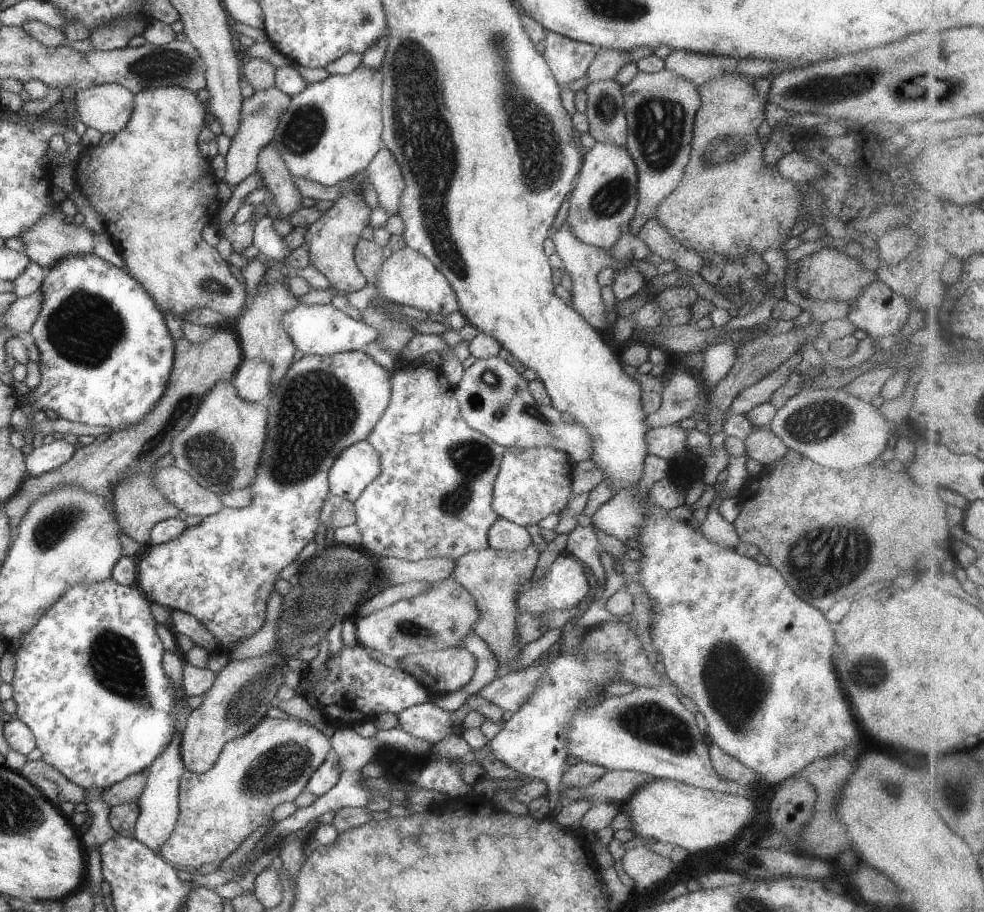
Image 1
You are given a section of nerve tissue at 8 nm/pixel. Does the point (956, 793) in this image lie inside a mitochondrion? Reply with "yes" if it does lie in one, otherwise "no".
yes

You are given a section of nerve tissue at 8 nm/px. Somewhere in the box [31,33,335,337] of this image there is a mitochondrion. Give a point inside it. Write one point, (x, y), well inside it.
(159, 65)

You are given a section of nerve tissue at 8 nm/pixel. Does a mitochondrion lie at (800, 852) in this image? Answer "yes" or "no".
no

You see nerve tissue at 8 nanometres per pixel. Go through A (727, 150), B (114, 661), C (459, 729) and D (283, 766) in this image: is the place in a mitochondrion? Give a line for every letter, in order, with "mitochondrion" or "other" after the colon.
A: mitochondrion
B: mitochondrion
C: other
D: mitochondrion

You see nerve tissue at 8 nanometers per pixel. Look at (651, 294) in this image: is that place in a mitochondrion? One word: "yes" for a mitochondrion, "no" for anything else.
no

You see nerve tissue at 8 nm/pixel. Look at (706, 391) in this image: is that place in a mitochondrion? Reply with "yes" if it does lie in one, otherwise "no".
no

